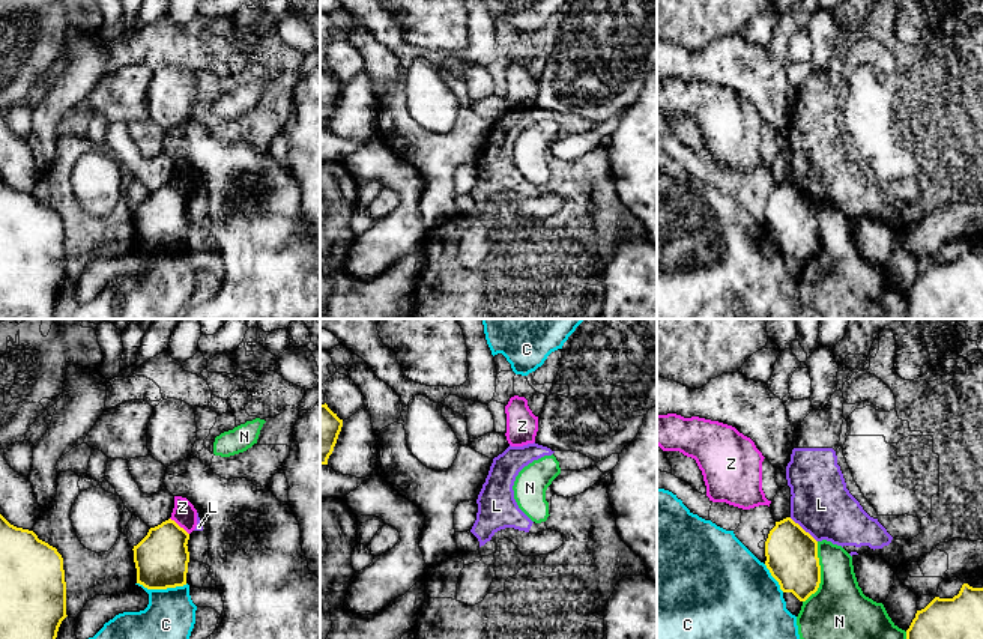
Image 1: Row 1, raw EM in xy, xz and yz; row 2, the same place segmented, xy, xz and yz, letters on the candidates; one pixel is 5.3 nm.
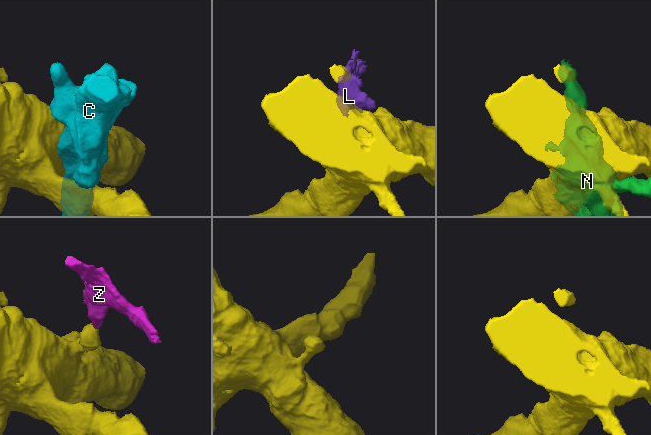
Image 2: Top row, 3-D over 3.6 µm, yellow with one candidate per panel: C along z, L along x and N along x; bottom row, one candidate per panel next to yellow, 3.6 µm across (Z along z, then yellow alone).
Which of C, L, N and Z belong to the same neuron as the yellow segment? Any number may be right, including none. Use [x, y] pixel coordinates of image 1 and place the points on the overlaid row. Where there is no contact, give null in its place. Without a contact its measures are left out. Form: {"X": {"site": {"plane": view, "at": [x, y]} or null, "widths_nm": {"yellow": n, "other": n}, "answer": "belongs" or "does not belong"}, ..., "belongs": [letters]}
{"C": {"site": {"plane": "xy", "at": [163, 588]}, "widths_nm": {"yellow": 300, "other": 260}, "answer": "does not belong"}, "L": {"site": {"plane": "yz", "at": [801, 528]}, "widths_nm": {"yellow": 280, "other": 320}, "answer": "does not belong"}, "N": {"site": {"plane": "yz", "at": [819, 573]}, "widths_nm": {"yellow": 280, "other": 320}, "answer": "does not belong"}, "Z": {"site": {"plane": "xy", "at": [178, 525]}, "widths_nm": {"yellow": 300, "other": 130}, "answer": "does not belong"}, "belongs": []}

